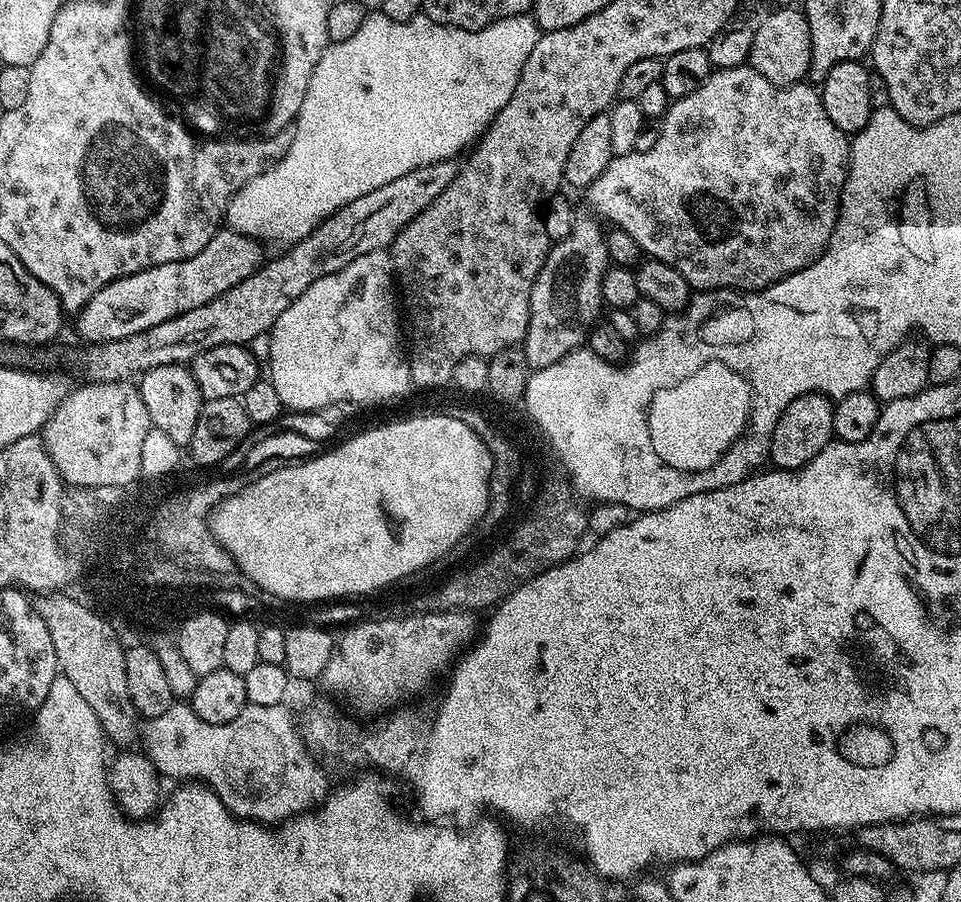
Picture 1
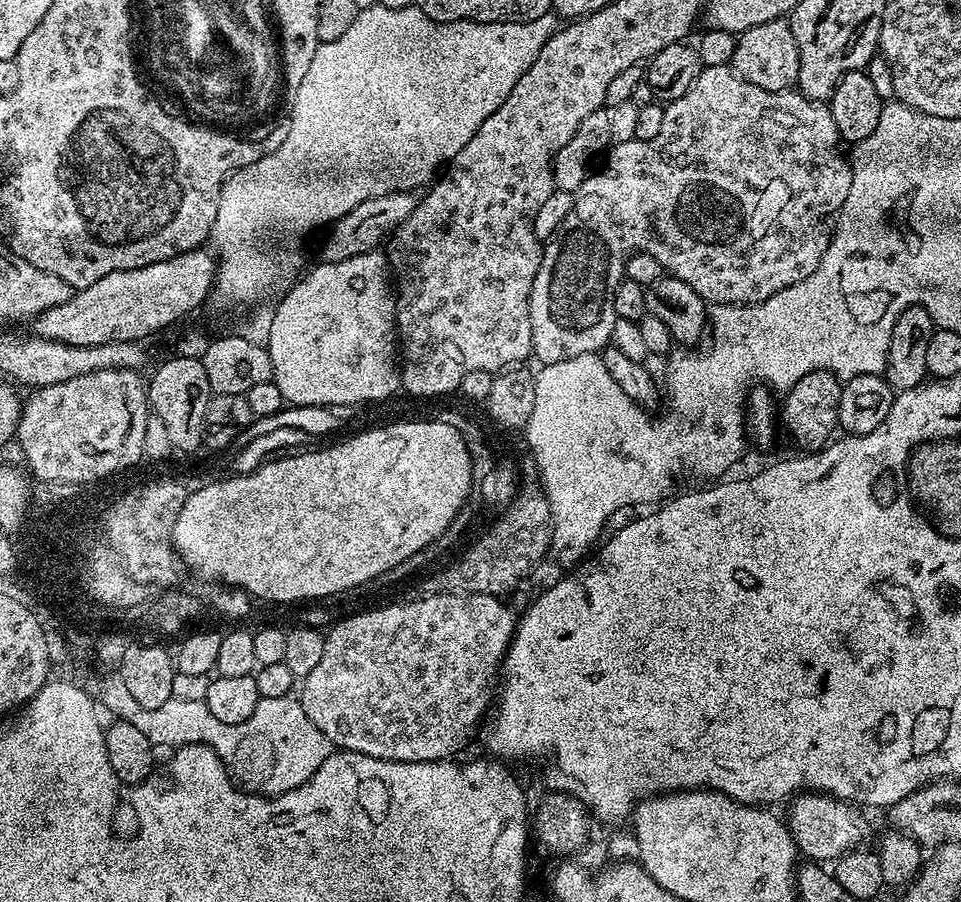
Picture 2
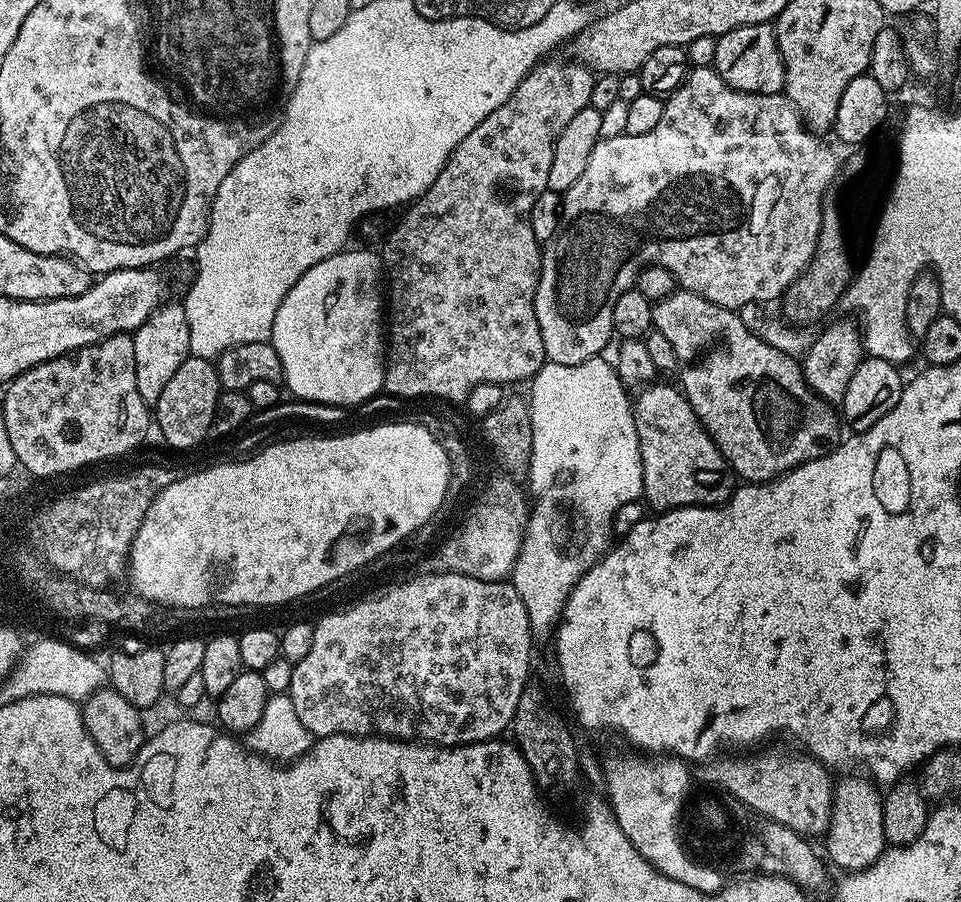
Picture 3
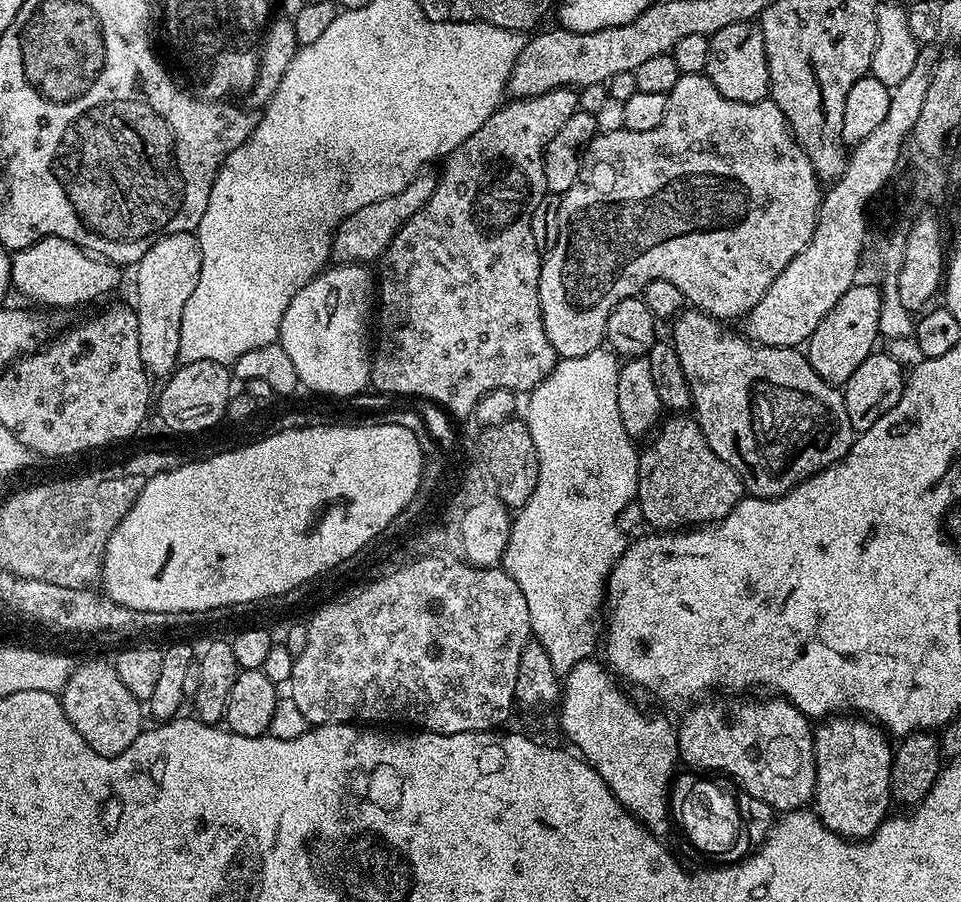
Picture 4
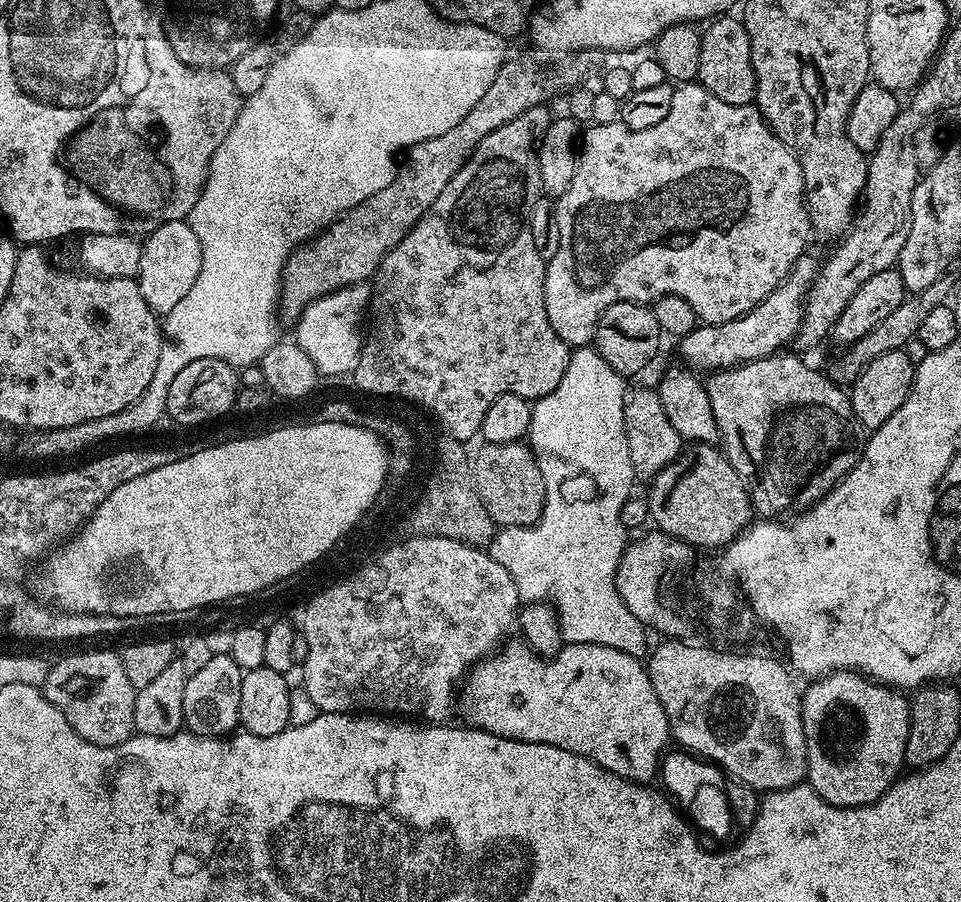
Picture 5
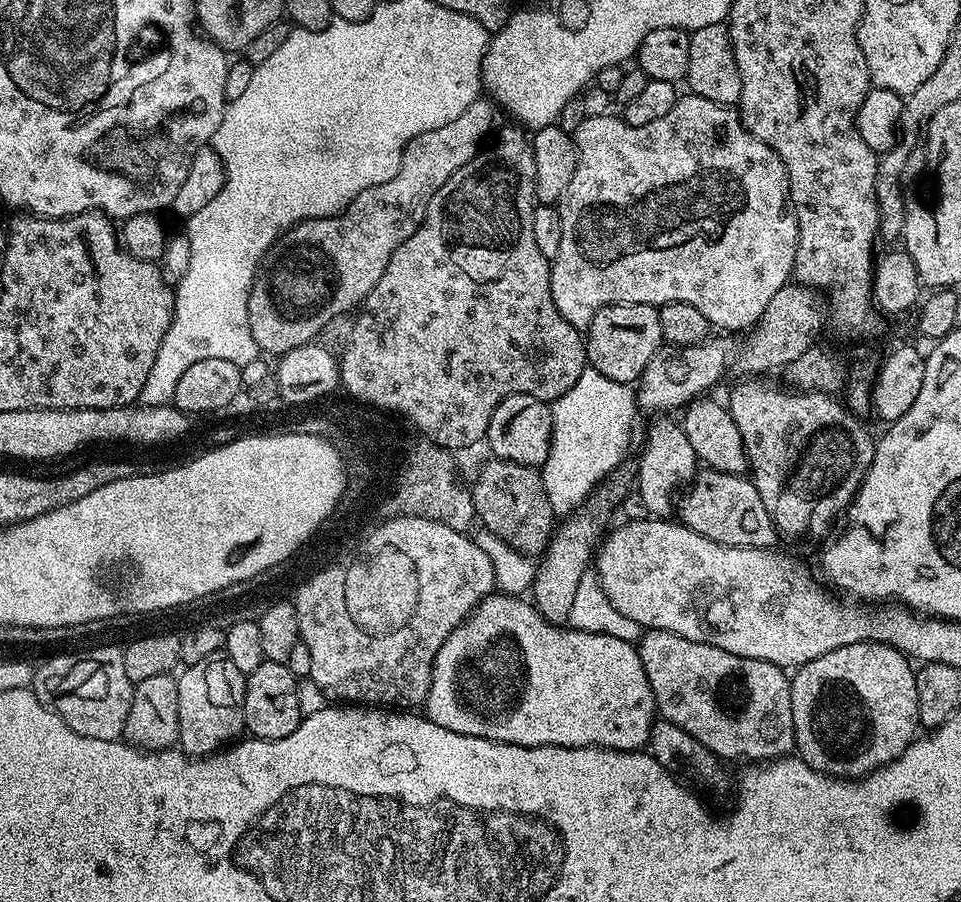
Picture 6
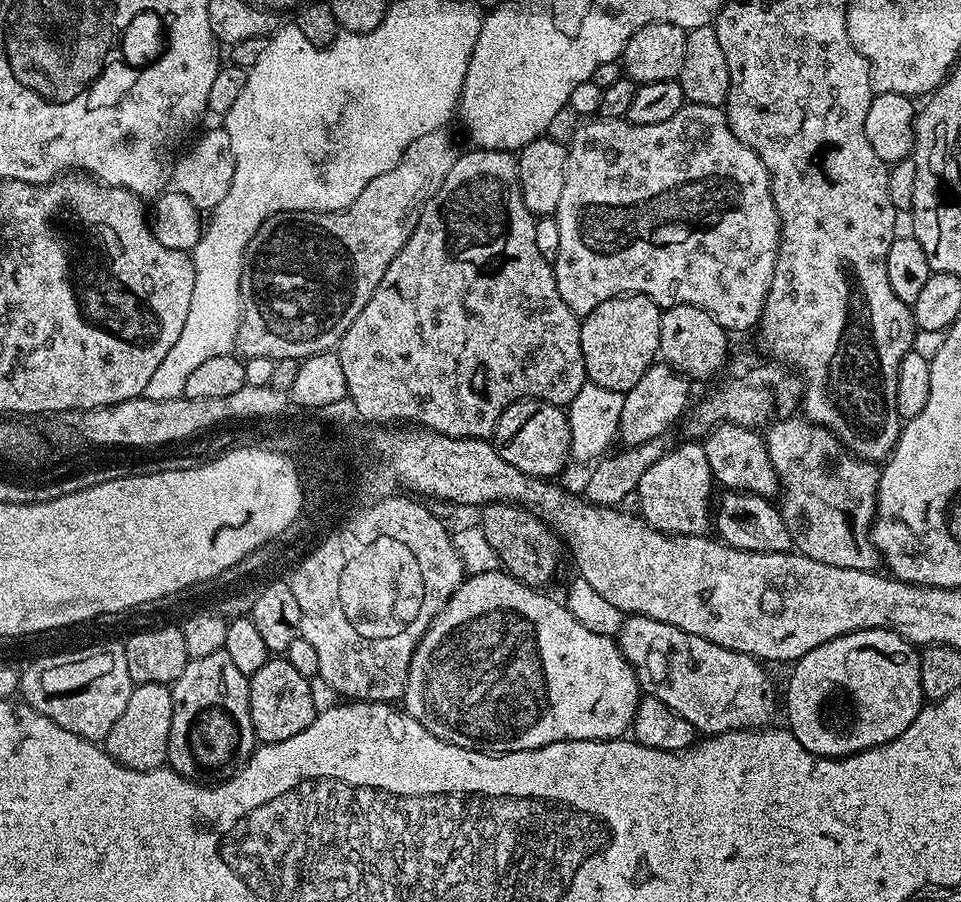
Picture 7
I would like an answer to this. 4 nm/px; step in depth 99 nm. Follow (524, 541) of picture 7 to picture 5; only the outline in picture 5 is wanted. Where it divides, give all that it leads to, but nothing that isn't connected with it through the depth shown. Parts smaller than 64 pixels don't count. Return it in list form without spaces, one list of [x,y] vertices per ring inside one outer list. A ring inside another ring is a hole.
[[[515,440],[509,444],[493,444],[487,450],[488,456],[478,457],[476,469],[470,472],[482,506],[497,525],[528,528],[536,524],[544,509],[544,479],[531,447]]]

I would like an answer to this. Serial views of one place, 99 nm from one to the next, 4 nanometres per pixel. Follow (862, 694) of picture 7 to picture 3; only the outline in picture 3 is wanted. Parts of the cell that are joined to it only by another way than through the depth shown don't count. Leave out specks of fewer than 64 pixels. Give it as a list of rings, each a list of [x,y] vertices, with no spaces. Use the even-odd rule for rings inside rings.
[[[867,775],[864,776],[844,776],[835,781],[832,789],[832,817],[826,833],[827,859],[844,868],[840,870],[845,873],[869,868],[886,847],[883,832],[884,797],[881,789]]]

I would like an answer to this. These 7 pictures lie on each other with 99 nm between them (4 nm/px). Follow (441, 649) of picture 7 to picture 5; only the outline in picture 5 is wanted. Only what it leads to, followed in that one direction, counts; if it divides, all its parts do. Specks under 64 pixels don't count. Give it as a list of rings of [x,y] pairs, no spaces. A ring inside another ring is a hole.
[[[523,639],[505,643],[497,654],[493,654],[480,663],[472,666],[462,689],[458,694],[458,716],[465,725],[470,728],[480,728],[483,732],[489,732],[495,736],[501,736],[507,740],[521,740],[531,744],[545,744],[546,746],[558,746],[562,750],[570,750],[587,760],[593,760],[598,766],[618,774],[624,780],[634,780],[638,784],[648,784],[651,776],[657,775],[662,753],[669,747],[670,733],[668,731],[668,719],[666,710],[662,710],[662,702],[658,702],[658,694],[654,694],[654,686],[648,677],[647,667],[637,657],[626,654],[614,646],[598,646],[597,644],[565,644],[558,655],[551,658],[541,658],[524,643]]]

